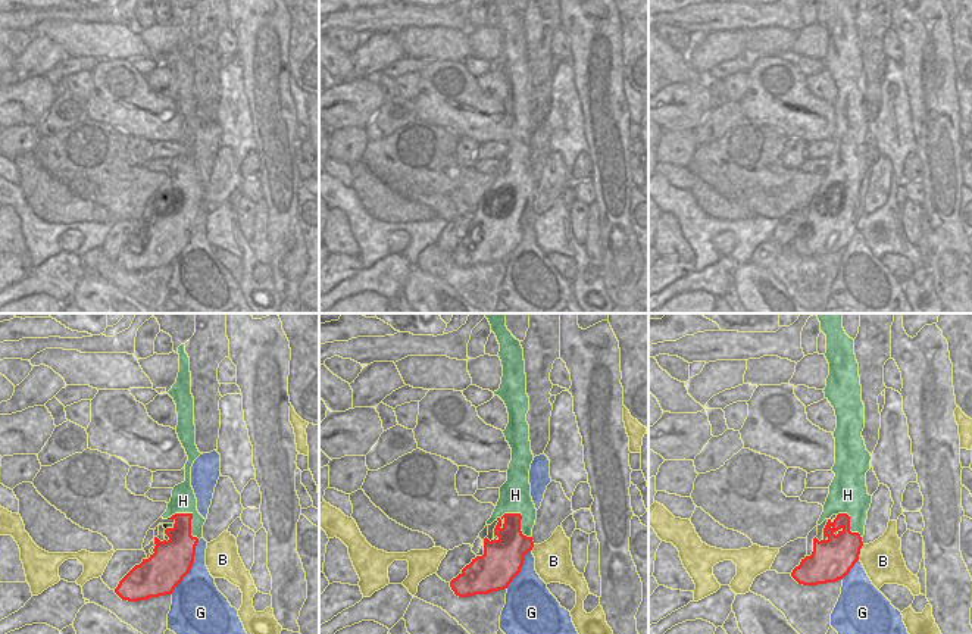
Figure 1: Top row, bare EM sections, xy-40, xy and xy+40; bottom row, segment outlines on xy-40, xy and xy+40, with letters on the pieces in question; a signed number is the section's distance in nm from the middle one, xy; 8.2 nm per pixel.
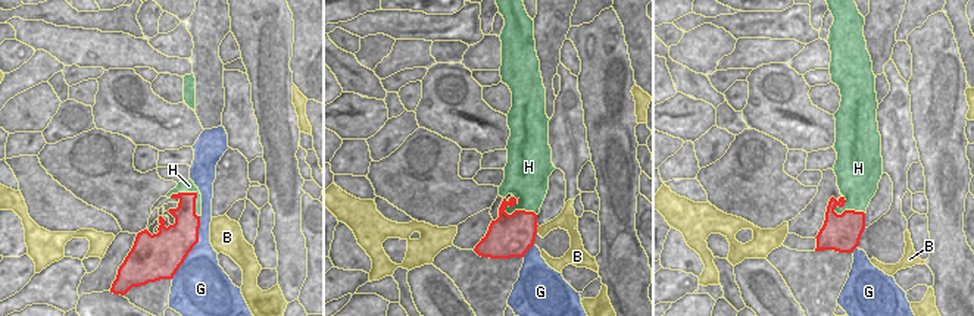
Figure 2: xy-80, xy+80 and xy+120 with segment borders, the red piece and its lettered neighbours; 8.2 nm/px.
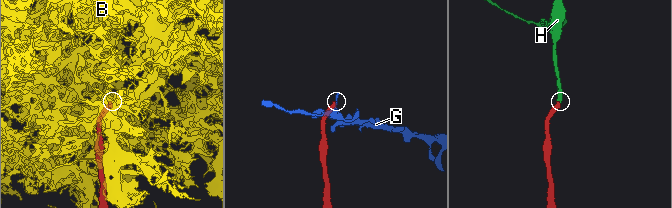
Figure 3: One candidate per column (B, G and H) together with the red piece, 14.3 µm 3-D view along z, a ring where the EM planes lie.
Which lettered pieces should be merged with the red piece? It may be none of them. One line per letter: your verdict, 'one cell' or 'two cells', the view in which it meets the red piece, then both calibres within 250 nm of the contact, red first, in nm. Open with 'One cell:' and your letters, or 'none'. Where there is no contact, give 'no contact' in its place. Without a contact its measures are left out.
One cell: H
B: two cells; contact in xy+40; calibres 340 and 340 nm
G: two cells; contact in xy-40; calibres 320 and 340 nm
H: one cell; contact in xy-40; calibres 240 and 200 nm

